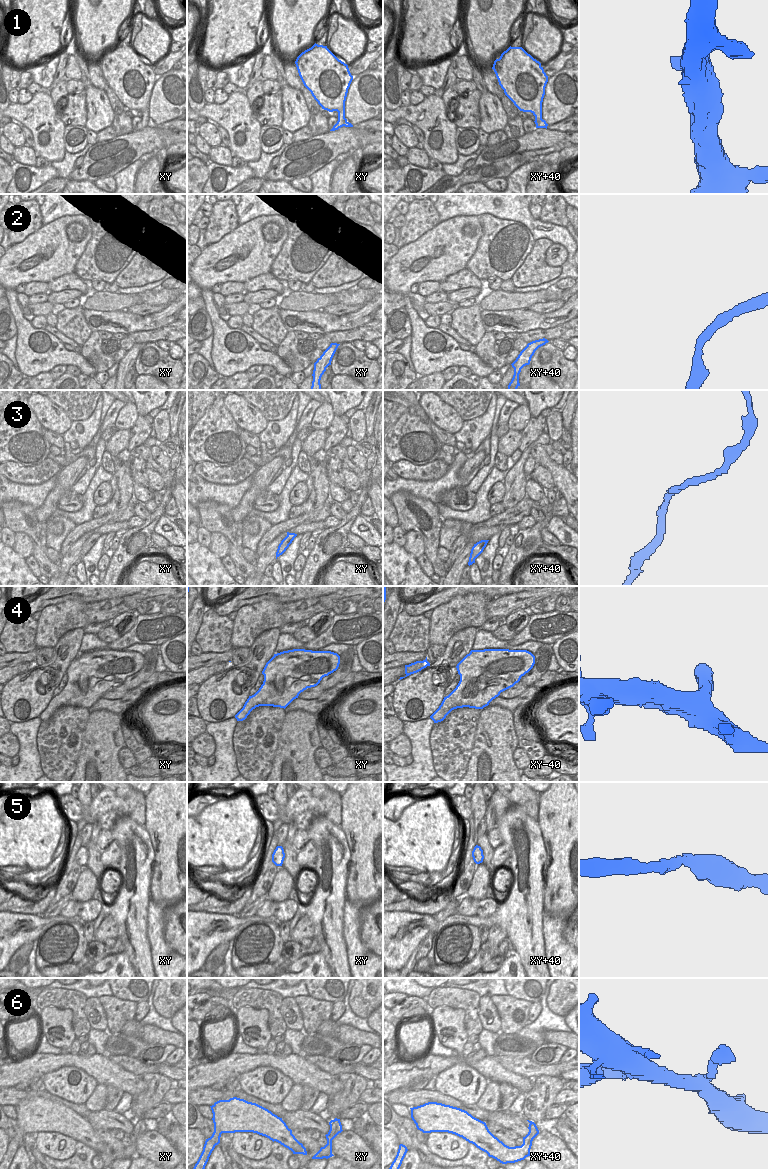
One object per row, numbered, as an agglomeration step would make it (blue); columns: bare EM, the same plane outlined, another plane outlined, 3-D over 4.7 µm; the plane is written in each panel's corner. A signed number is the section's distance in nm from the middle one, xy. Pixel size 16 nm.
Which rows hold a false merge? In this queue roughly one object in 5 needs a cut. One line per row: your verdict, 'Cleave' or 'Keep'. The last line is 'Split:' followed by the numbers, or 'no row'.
1: Keep
2: Keep
3: Keep
4: Keep
5: Keep
6: Keep
Split: no row

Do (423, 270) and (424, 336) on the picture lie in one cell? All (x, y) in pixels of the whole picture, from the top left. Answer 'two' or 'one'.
two

